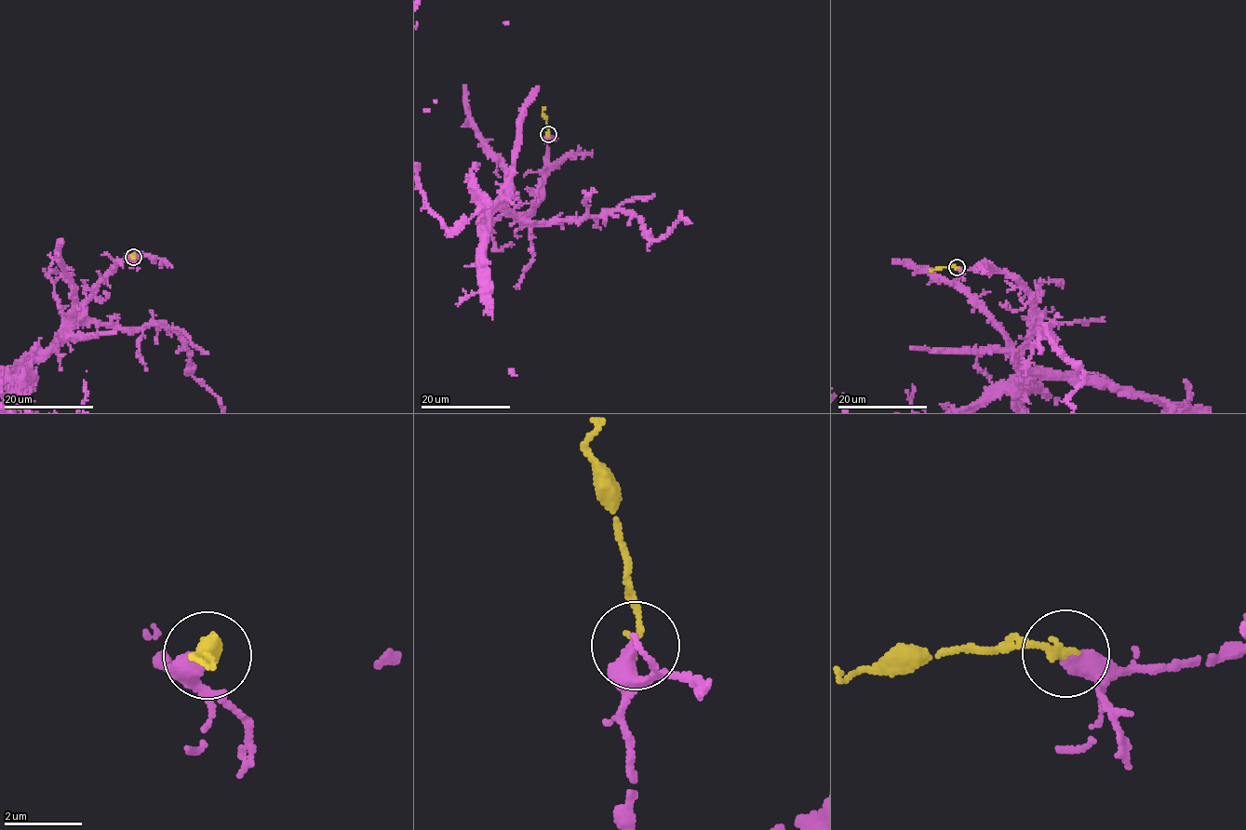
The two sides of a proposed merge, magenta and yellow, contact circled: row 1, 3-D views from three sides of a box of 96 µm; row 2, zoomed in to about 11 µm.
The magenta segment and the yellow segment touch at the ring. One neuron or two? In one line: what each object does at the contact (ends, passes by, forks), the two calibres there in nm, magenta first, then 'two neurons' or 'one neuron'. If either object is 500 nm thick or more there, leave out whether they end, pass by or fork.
magenta ends | yellow ends | 480/190 nm | one neuron

